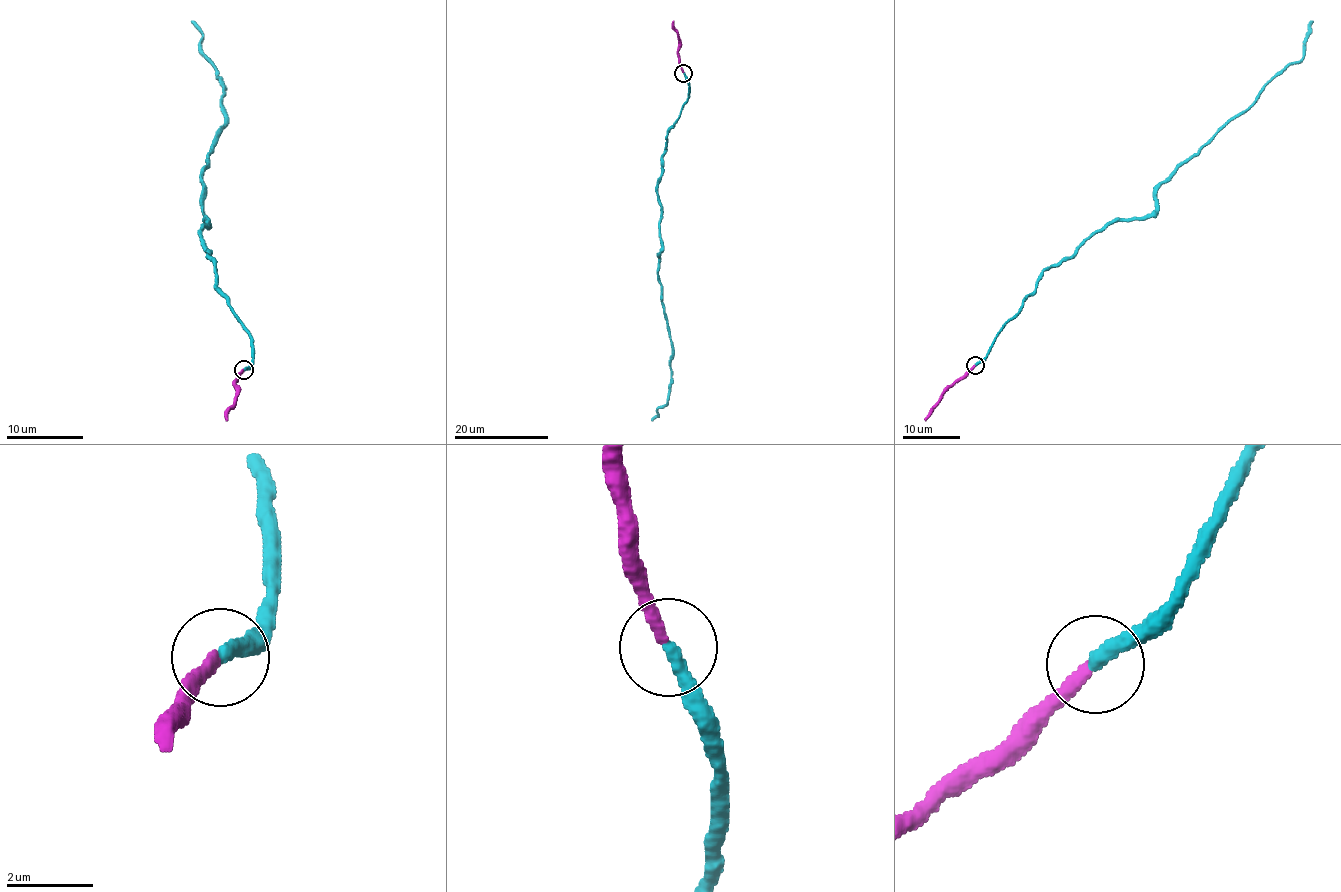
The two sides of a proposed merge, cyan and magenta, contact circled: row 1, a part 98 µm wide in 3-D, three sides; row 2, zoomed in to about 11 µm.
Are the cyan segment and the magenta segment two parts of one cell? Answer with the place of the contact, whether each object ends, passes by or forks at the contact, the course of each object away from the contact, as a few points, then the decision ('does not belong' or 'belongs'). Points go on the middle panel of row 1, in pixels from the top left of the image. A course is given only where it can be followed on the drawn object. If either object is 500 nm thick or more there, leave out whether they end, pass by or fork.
place (683, 73); cyan ends; magenta ends; course cyan (683, 73), (689, 97), (667, 137), (657, 188), (658, 279), (671, 346), (670, 389), (651, 420); course magenta (683, 72), (678, 55), (680, 42), (673, 21); belongs

